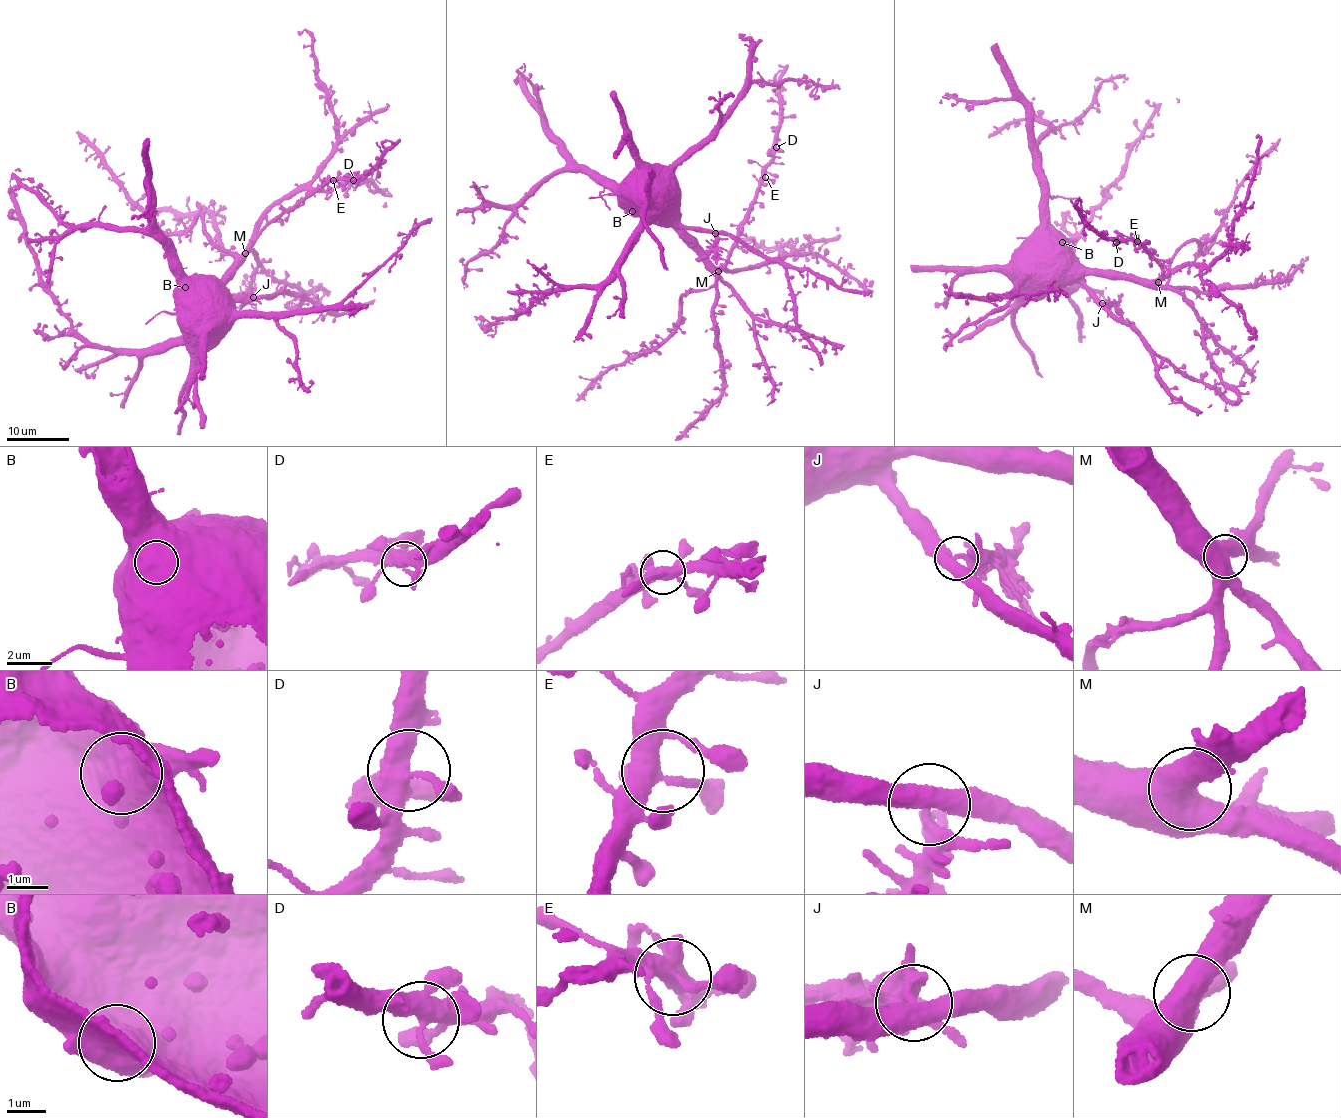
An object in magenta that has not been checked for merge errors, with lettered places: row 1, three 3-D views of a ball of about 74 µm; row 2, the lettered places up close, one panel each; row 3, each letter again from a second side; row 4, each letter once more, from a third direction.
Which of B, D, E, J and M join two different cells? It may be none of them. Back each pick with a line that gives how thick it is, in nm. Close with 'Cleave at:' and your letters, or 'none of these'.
B: calibre 950 nm
J: calibre 440 nm
Cleave at: B, J

